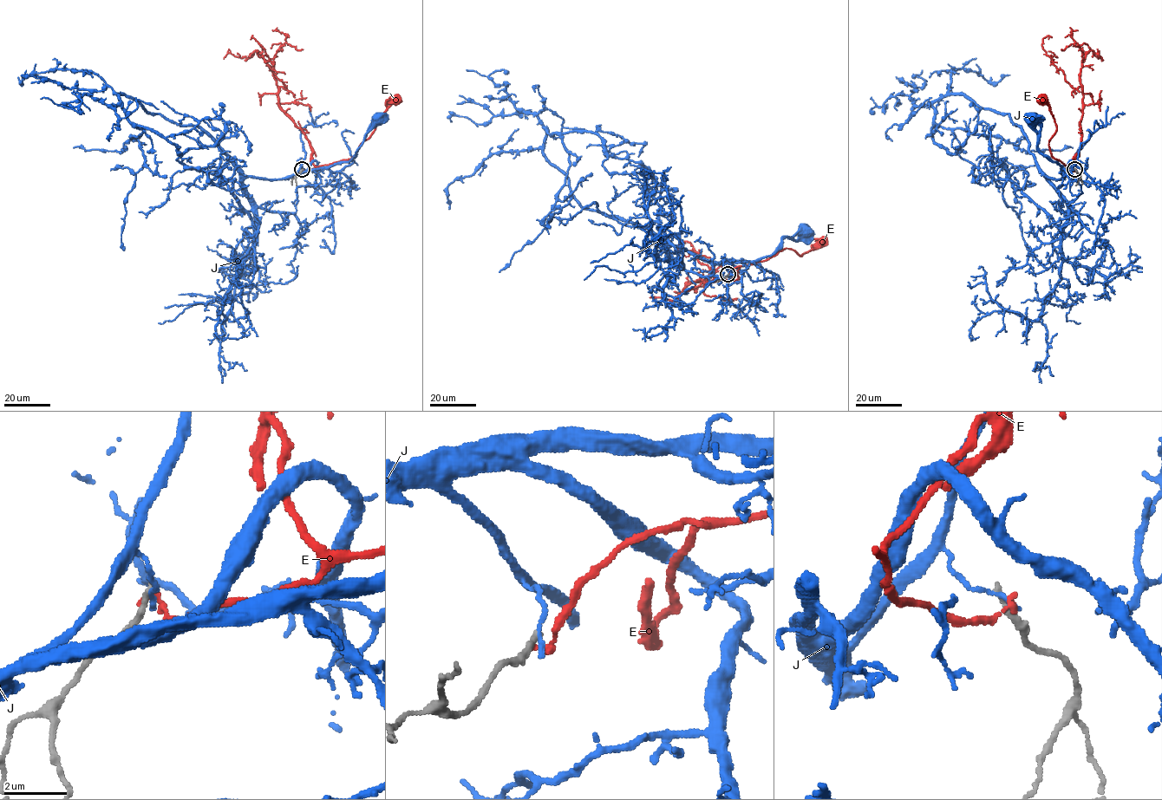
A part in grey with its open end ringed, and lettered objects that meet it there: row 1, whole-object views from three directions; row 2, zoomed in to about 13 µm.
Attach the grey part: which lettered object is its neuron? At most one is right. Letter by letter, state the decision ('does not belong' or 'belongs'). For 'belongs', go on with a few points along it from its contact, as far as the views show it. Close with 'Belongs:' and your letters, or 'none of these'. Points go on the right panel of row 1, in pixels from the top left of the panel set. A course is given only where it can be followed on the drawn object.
E: does not belong
J: does not belong
Belongs: none of these

